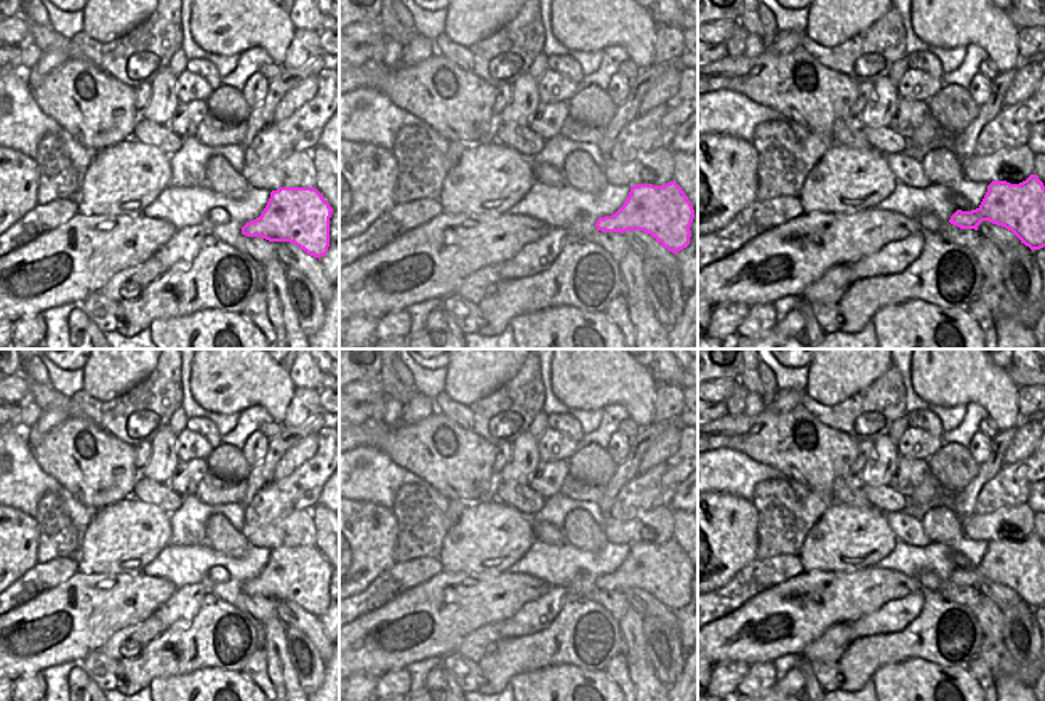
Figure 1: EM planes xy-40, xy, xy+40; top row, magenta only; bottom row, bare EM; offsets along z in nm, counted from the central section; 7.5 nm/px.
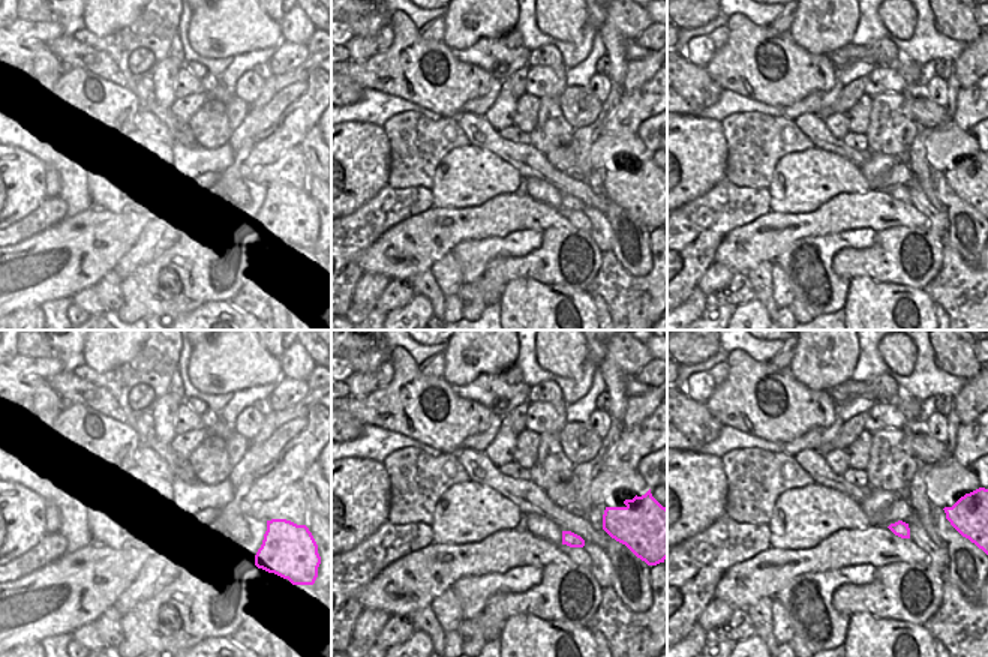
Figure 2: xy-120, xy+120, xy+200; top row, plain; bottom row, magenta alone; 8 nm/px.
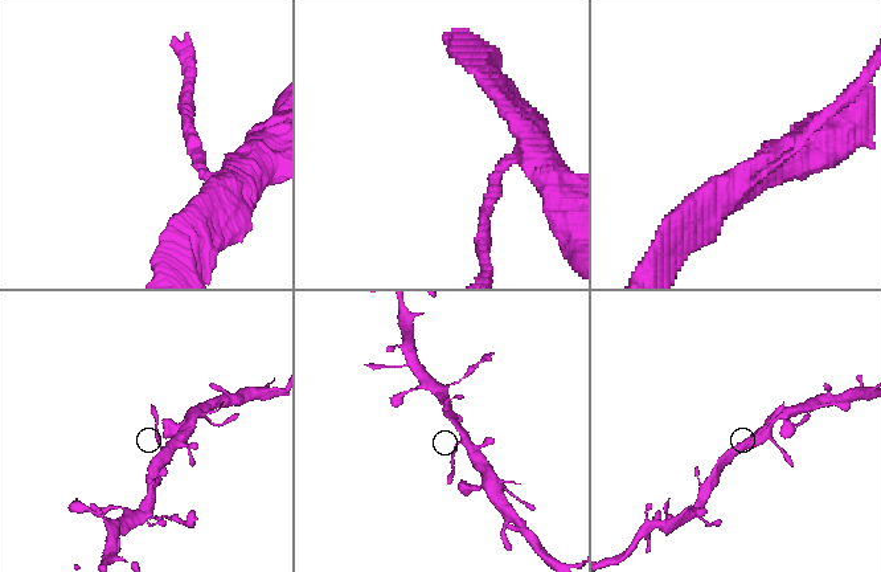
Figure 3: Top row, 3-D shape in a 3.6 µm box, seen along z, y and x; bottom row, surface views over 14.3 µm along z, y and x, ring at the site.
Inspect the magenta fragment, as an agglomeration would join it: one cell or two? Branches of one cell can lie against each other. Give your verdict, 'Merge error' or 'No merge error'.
No merge error.

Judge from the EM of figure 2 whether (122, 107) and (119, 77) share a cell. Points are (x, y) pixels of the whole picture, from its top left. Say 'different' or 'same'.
different

